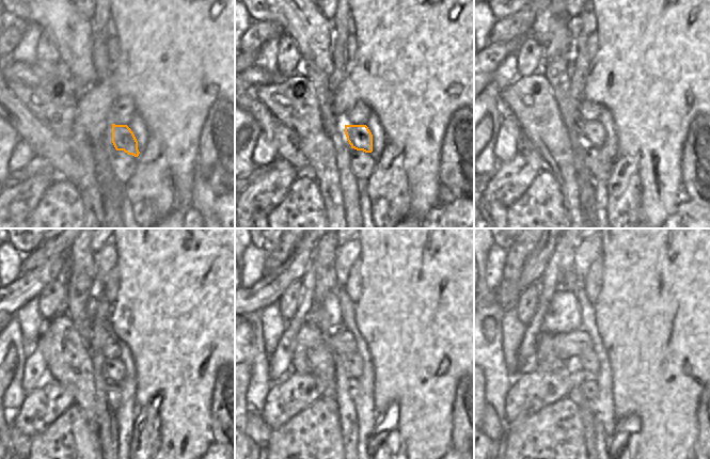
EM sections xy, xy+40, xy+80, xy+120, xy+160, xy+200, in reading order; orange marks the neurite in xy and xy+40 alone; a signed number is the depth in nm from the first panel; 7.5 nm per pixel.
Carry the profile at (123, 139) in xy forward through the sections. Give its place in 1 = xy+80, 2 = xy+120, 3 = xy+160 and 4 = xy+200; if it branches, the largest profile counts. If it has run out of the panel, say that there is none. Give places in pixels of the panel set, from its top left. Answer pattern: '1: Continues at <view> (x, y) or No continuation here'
1: Continues at xy+80 (594, 132)
2: Continues at xy+120 (113, 369)
3: Continues at xy+160 (352, 366)
4: Continues at xy+200 (589, 367).

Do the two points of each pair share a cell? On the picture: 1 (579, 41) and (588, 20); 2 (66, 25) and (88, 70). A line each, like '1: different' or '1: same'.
1: same
2: same

